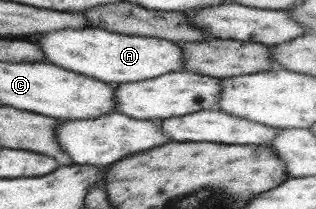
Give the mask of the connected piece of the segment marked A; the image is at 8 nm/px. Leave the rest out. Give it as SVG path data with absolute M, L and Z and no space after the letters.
M98 27L56 30L32 41L38 42L44 50L48 63L114 85L160 77L164 73L183 70L186 64L182 48L169 39L118 34Z

